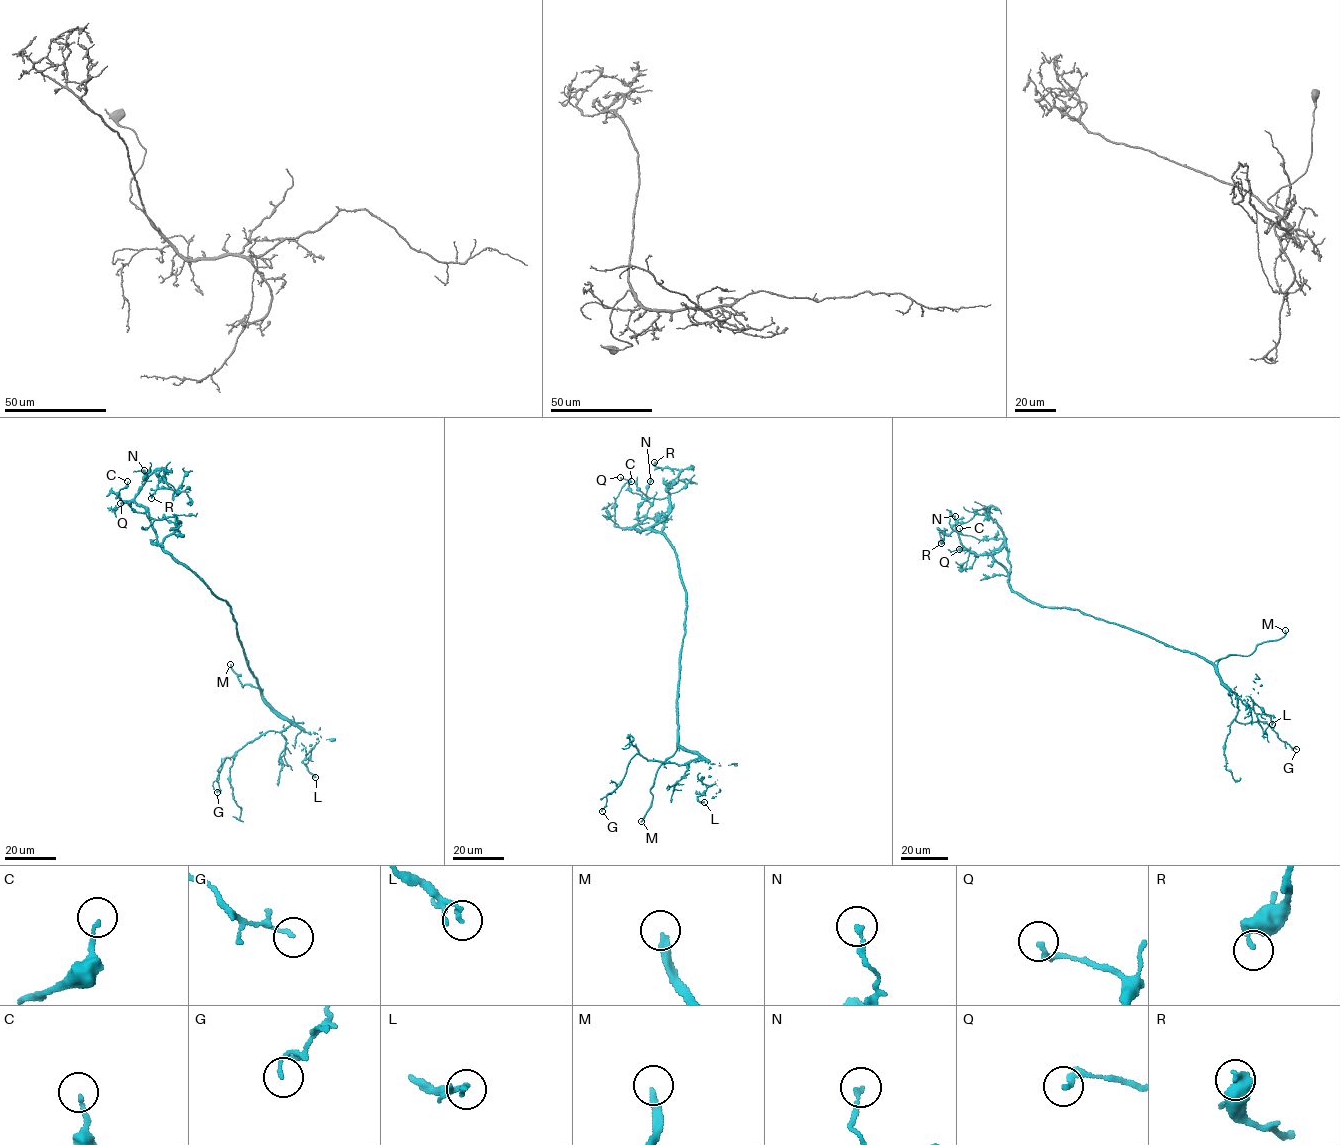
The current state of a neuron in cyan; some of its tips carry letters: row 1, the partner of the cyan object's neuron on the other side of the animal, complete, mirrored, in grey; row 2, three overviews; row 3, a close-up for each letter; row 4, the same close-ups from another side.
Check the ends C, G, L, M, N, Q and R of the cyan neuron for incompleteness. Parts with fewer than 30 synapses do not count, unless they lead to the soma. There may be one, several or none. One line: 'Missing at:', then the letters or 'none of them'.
Missing at: M

